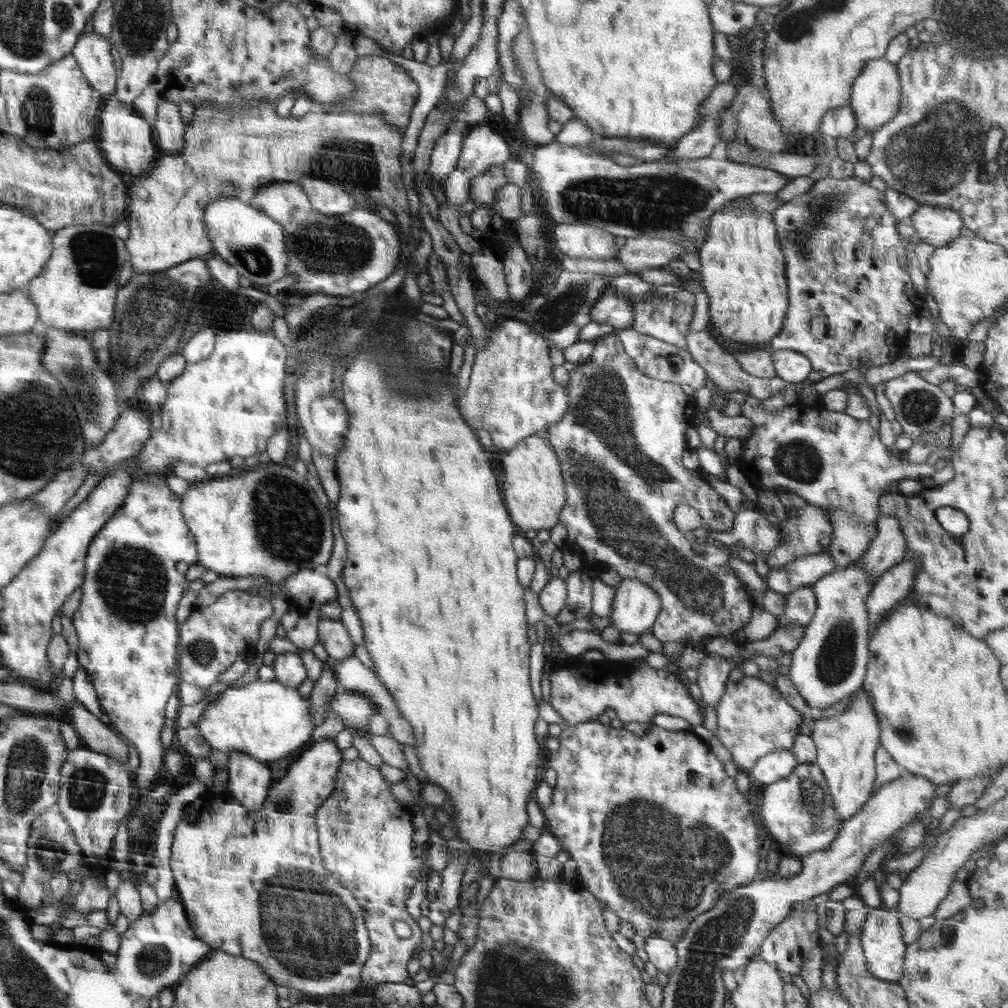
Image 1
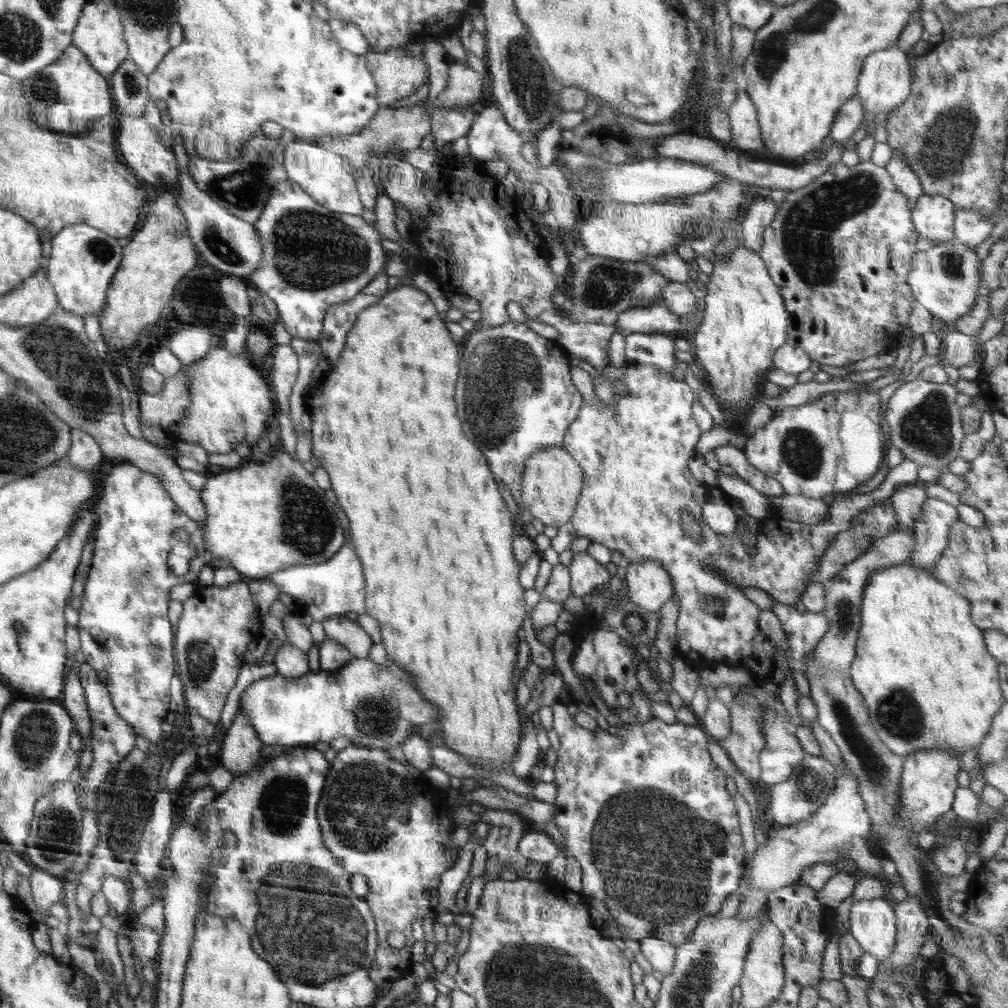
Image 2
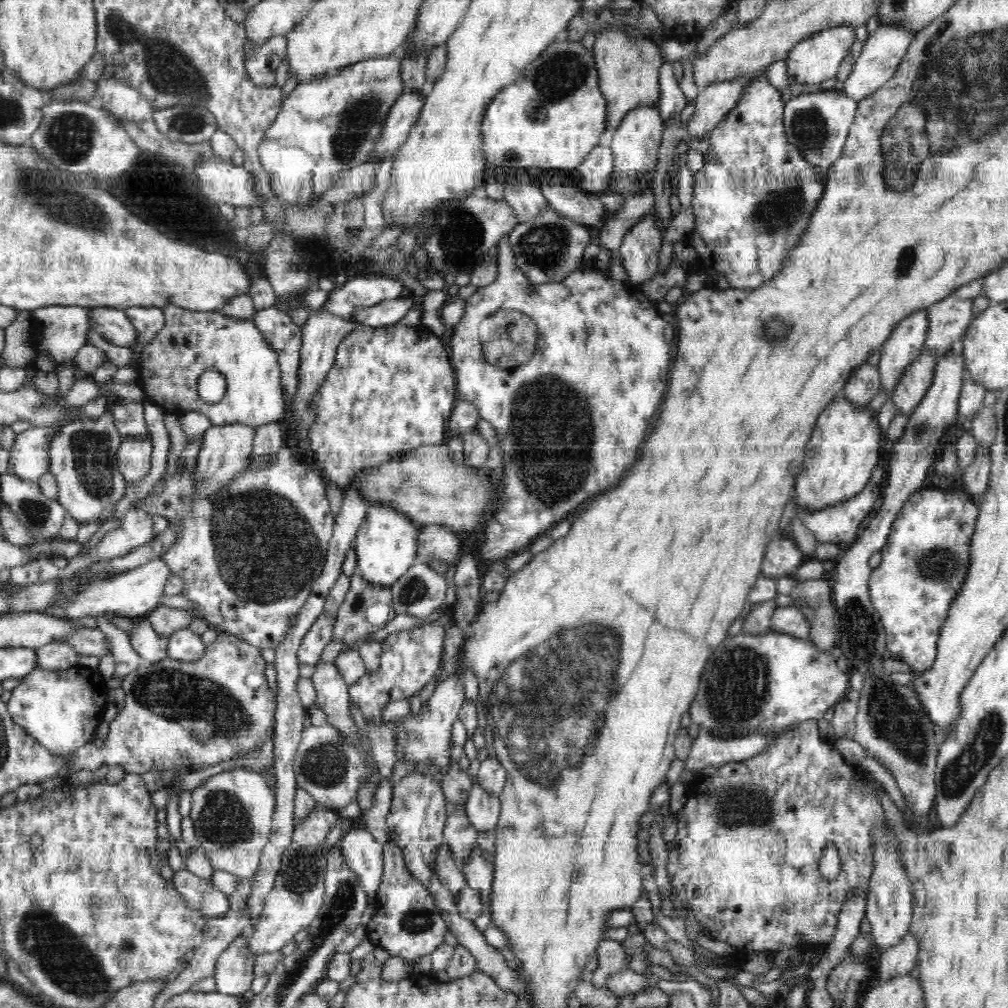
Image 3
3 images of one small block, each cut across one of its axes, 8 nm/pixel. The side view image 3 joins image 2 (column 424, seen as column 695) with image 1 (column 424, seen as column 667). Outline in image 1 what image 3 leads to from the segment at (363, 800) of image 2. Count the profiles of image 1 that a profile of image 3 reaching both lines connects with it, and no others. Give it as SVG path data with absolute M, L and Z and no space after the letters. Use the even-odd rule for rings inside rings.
M363 759L342 760L337 774L337 783L334 792L326 798L324 804L315 814L320 856L328 872L348 888L359 904L365 928L368 931L371 952L362 967L360 974L362 986L369 991L378 983L398 982L405 983L410 977L406 966L410 959L420 948L422 932L417 922L410 916L406 908L406 900L412 892L413 886L422 877L422 872L430 874L432 868L422 860L423 847L415 847L412 836L414 828L410 820L410 811L399 804L388 782L381 774L379 768L370 765ZM404 921L412 929L410 938L399 938L394 931L394 922Z

